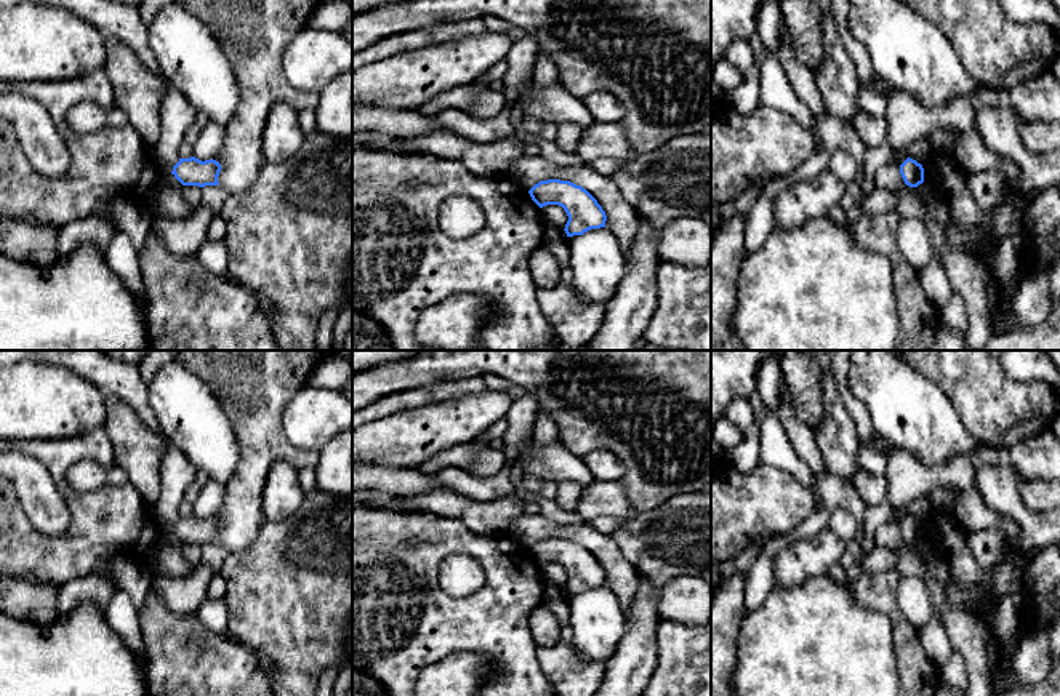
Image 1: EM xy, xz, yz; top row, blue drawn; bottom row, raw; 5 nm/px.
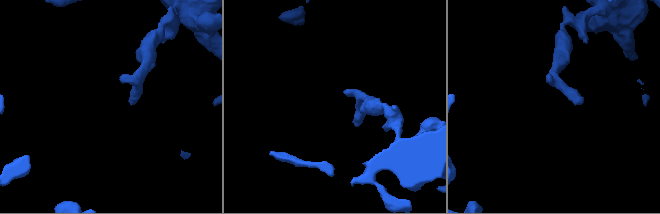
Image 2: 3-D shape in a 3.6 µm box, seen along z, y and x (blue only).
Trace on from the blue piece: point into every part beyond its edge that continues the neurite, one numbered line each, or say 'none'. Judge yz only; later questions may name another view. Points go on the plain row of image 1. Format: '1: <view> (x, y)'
none

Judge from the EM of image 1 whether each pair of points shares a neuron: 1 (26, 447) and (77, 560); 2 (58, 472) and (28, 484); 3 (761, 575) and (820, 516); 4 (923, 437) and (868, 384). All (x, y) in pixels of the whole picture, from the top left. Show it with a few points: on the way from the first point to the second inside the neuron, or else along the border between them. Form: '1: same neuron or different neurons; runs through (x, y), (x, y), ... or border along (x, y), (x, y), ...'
1: same neuron; runs through (56, 468), (64, 488), (79, 504), (79, 530)
2: different neurons; border along (21, 452), (34, 456), (48, 471), (69, 508)
3: same neuron; runs through (766, 557), (783, 540), (803, 532)
4: same neuron; runs through (910, 424), (881, 396)

